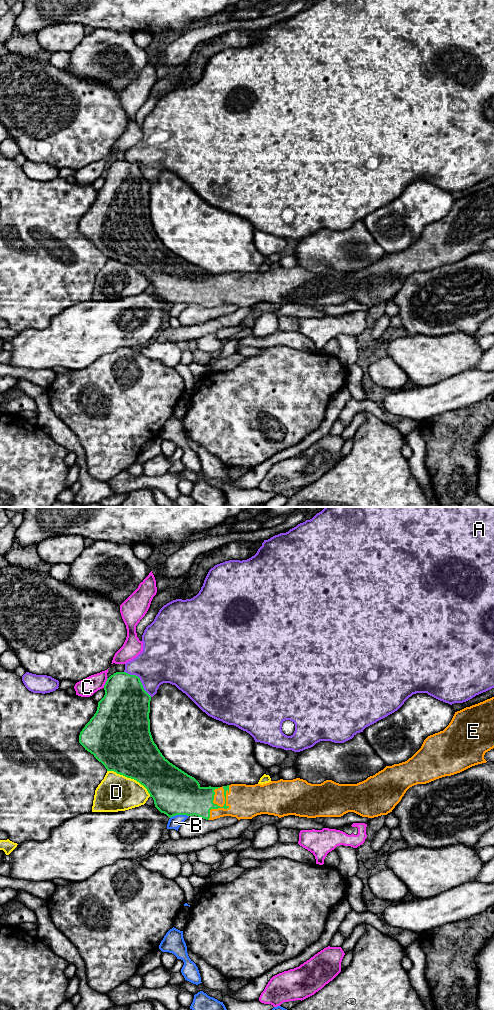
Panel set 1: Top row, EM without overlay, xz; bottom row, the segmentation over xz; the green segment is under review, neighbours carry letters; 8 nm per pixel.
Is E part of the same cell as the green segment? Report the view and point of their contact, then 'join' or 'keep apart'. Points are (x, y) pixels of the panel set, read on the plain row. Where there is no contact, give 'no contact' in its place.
xz (223, 294) | join

